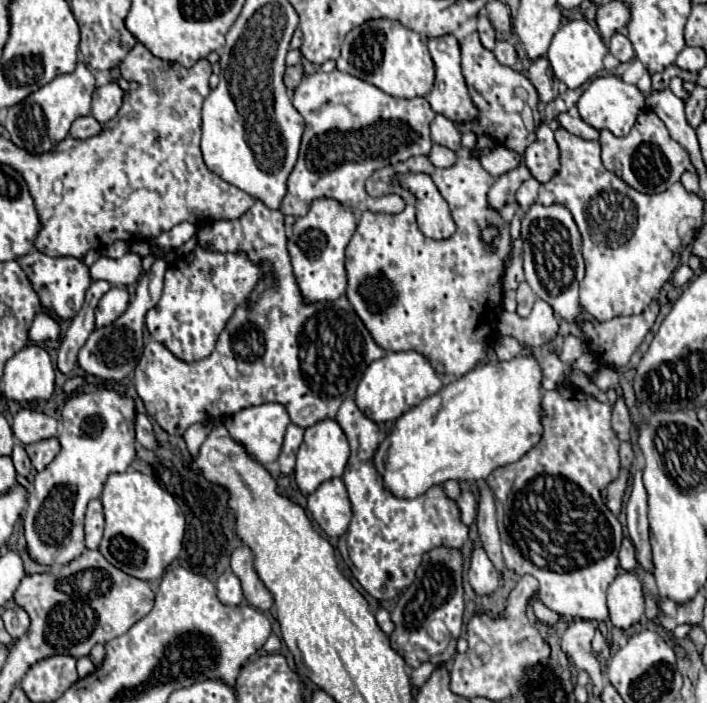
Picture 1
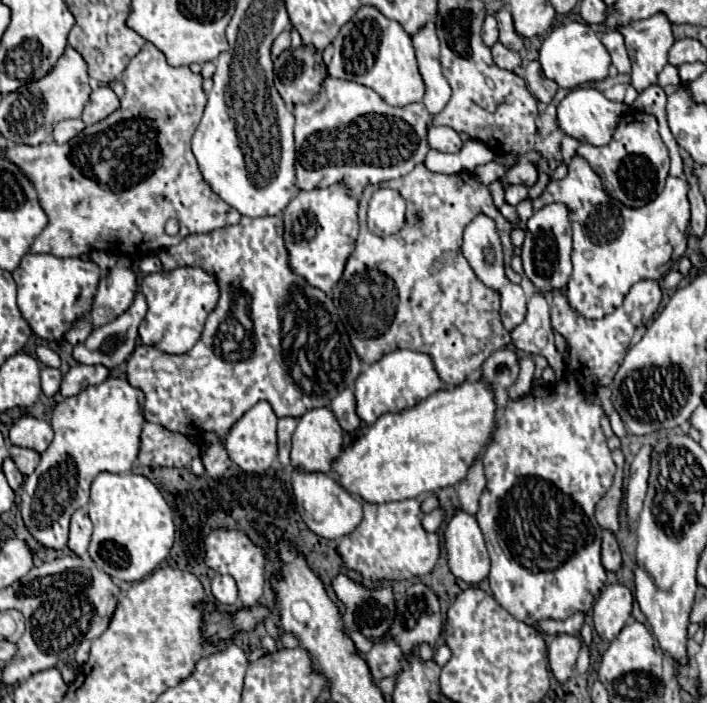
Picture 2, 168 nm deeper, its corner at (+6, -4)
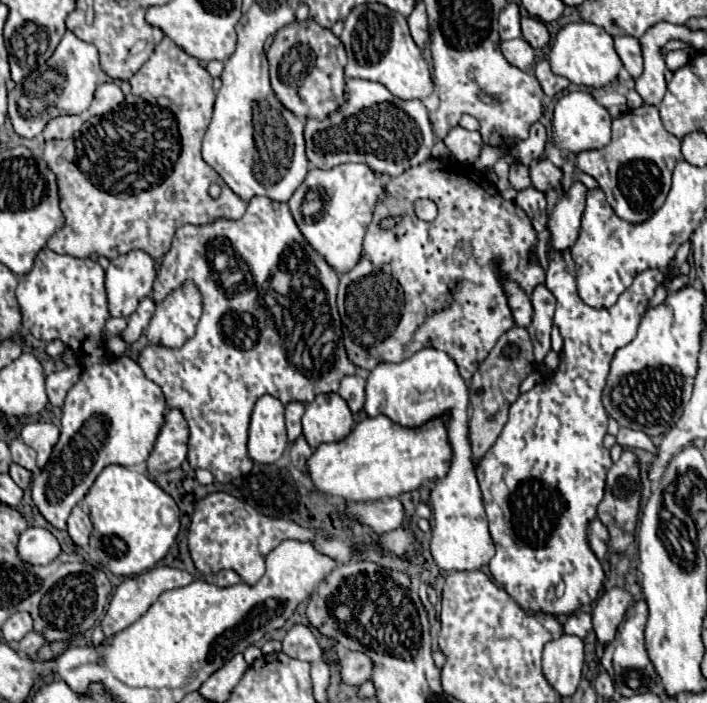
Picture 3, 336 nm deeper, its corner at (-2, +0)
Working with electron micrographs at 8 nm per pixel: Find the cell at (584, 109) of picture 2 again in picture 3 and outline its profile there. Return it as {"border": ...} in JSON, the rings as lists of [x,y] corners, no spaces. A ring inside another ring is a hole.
{"border":[[[569,92],[563,96],[553,112],[553,142],[561,150],[561,156],[573,156],[583,150],[595,150],[609,144],[611,138],[611,116],[609,112],[597,104],[595,98],[591,98],[585,92]]]}

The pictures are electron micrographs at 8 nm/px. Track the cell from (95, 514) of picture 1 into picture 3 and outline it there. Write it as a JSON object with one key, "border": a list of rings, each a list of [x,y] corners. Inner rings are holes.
{"border":[[[75,506],[73,512],[71,512],[71,516],[69,516],[69,520],[67,520],[67,532],[69,532],[71,540],[73,540],[77,546],[81,546],[83,550],[87,550],[87,546],[89,546],[91,528],[93,528],[93,526],[91,526],[89,516],[87,516],[79,506]]]}

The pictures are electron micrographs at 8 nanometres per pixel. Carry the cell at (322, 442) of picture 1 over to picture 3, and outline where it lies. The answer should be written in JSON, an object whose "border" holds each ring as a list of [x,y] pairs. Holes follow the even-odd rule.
{"border":[[[317,394],[313,402],[309,402],[305,406],[305,414],[303,414],[303,436],[307,438],[311,448],[317,448],[321,442],[339,442],[341,438],[345,438],[345,434],[349,434],[349,430],[353,428],[353,414],[347,406],[347,402],[335,394]]]}

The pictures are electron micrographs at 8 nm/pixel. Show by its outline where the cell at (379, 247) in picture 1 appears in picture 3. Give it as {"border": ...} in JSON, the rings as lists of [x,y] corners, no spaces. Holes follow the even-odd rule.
{"border":[[[429,158],[427,162],[389,178],[385,192],[387,196],[377,204],[363,242],[363,258],[367,258],[373,268],[367,272],[353,270],[353,274],[341,274],[339,316],[343,322],[347,356],[357,368],[373,370],[381,362],[401,362],[431,344],[437,350],[447,352],[457,362],[461,376],[471,380],[497,338],[515,326],[503,282],[513,280],[527,294],[531,294],[537,284],[545,282],[545,270],[535,258],[539,242],[537,232],[529,216],[515,202],[505,200],[483,174],[469,166],[461,166],[459,162]],[[417,198],[429,198],[437,204],[439,214],[433,222],[423,222],[415,216],[413,202]],[[385,218],[399,218],[399,222],[393,228],[383,230],[381,220]],[[503,246],[505,254],[495,254]]]}

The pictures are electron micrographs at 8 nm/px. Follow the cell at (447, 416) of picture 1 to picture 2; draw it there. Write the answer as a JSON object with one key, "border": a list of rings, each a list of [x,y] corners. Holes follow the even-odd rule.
{"border":[[[465,380],[463,384],[451,390],[439,390],[429,398],[421,400],[417,406],[397,412],[383,414],[375,424],[363,428],[357,440],[341,452],[341,456],[333,462],[341,478],[341,486],[347,492],[359,494],[367,502],[395,502],[417,498],[425,492],[435,492],[447,486],[455,486],[467,478],[469,468],[477,458],[481,458],[491,444],[491,436],[497,432],[497,404],[495,390],[485,380]]]}

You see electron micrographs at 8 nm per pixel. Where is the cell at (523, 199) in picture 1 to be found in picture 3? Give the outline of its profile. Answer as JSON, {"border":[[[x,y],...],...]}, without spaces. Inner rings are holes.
{"border":[[[511,162],[511,170],[509,170],[509,182],[515,190],[523,190],[531,186],[531,178],[529,178],[529,166],[521,164],[521,162]]]}

